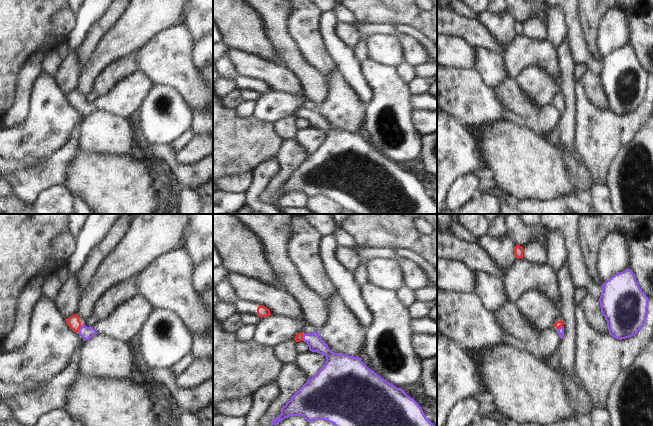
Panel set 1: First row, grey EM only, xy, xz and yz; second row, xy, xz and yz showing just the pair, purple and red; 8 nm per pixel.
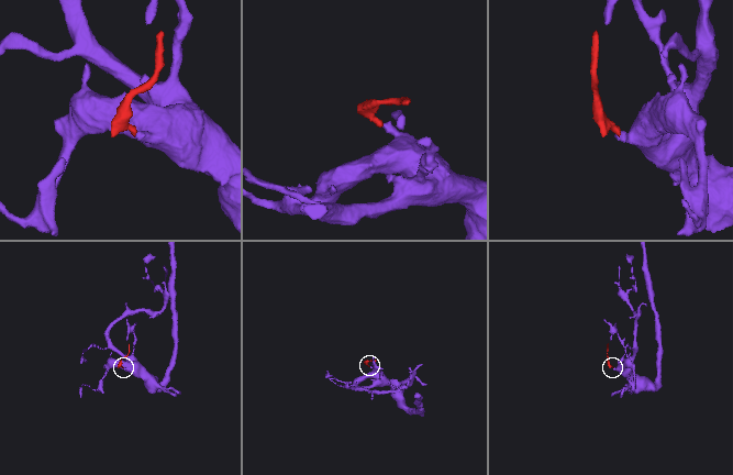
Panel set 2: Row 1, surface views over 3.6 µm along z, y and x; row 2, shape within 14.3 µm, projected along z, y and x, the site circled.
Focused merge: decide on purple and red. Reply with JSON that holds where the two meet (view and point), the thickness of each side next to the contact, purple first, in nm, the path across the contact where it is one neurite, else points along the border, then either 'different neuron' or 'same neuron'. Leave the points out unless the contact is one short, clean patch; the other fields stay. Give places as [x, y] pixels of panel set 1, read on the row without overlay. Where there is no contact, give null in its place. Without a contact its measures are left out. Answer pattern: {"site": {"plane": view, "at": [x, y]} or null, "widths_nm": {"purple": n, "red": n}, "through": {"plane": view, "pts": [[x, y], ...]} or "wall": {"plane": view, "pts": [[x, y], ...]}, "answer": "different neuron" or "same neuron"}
{"site": {"plane": "xy", "at": [79, 105]}, "widths_nm": {"purple": 100, "red": 100}, "through": {"plane": "xy", "pts": [[86, 109], [79, 105], [73, 98]]}, "answer": "same neuron"}

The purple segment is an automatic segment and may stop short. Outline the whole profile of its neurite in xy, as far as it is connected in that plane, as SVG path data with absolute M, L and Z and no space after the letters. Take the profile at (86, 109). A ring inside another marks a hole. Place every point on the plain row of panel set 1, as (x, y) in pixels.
M77 90L65 95L67 101L74 107L78 108L79 111L83 114L84 117L89 116L94 111L97 110L96 106L93 103L87 103L81 100Z

